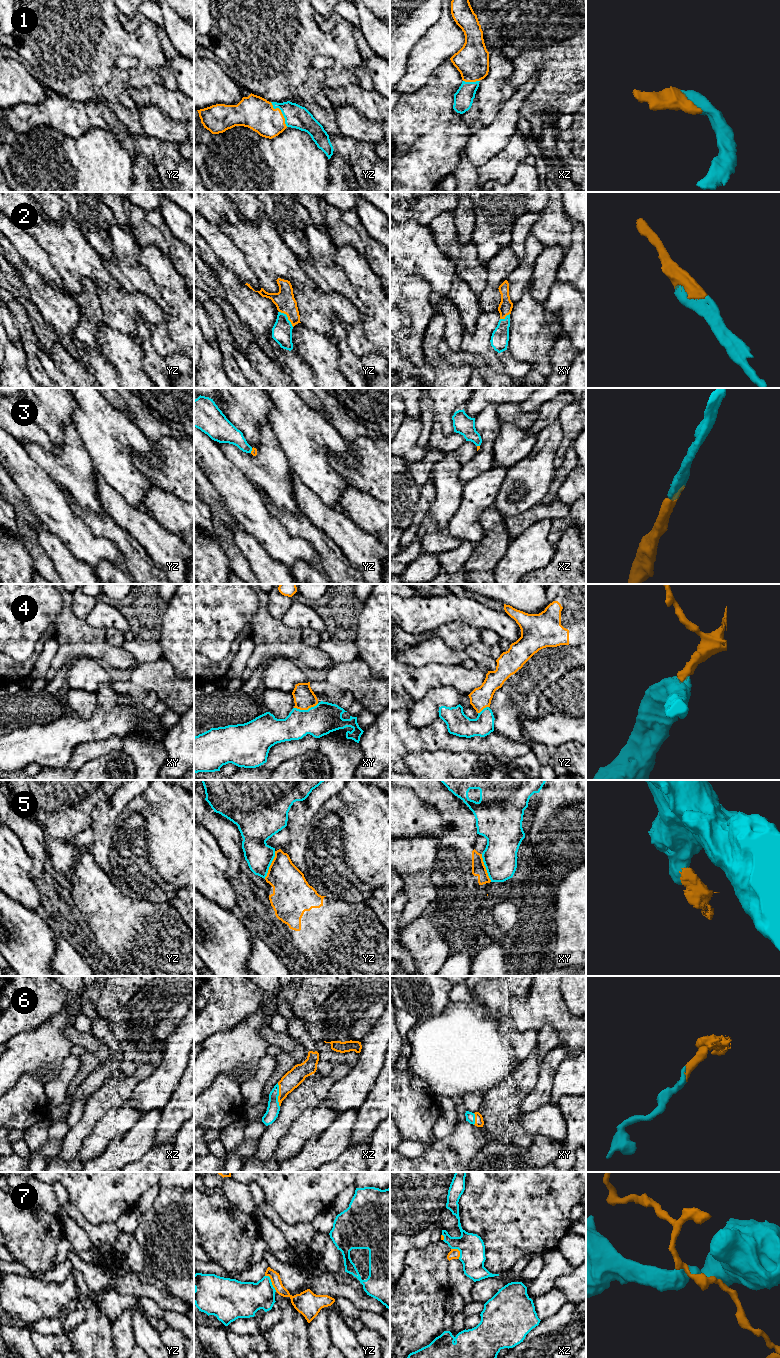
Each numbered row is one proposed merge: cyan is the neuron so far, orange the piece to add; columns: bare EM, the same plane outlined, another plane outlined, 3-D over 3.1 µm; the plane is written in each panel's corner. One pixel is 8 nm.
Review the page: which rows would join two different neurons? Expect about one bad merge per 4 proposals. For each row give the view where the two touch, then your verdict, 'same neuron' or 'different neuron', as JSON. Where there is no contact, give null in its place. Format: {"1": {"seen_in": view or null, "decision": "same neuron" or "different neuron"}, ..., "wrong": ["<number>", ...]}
{"1": {"seen_in": "yz", "decision": "same neuron"}, "2": {"seen_in": "yz", "decision": "same neuron"}, "3": {"seen_in": "yz", "decision": "same neuron"}, "4": {"seen_in": "xy", "decision": "same neuron"}, "5": {"seen_in": "yz", "decision": "different neuron"}, "6": {"seen_in": "xz", "decision": "same neuron"}, "7": {"seen_in": "yz", "decision": "different neuron"}, "wrong": ["5", "7"]}

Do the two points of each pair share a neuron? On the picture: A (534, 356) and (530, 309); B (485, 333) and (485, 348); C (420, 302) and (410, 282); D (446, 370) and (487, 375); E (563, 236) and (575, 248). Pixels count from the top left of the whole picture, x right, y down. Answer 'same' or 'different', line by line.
A: same
B: same
C: same
D: different
E: different

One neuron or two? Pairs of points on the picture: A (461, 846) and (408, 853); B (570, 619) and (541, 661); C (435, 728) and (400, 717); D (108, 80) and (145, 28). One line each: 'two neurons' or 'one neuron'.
A: two neurons
B: two neurons
C: one neuron
D: one neuron

